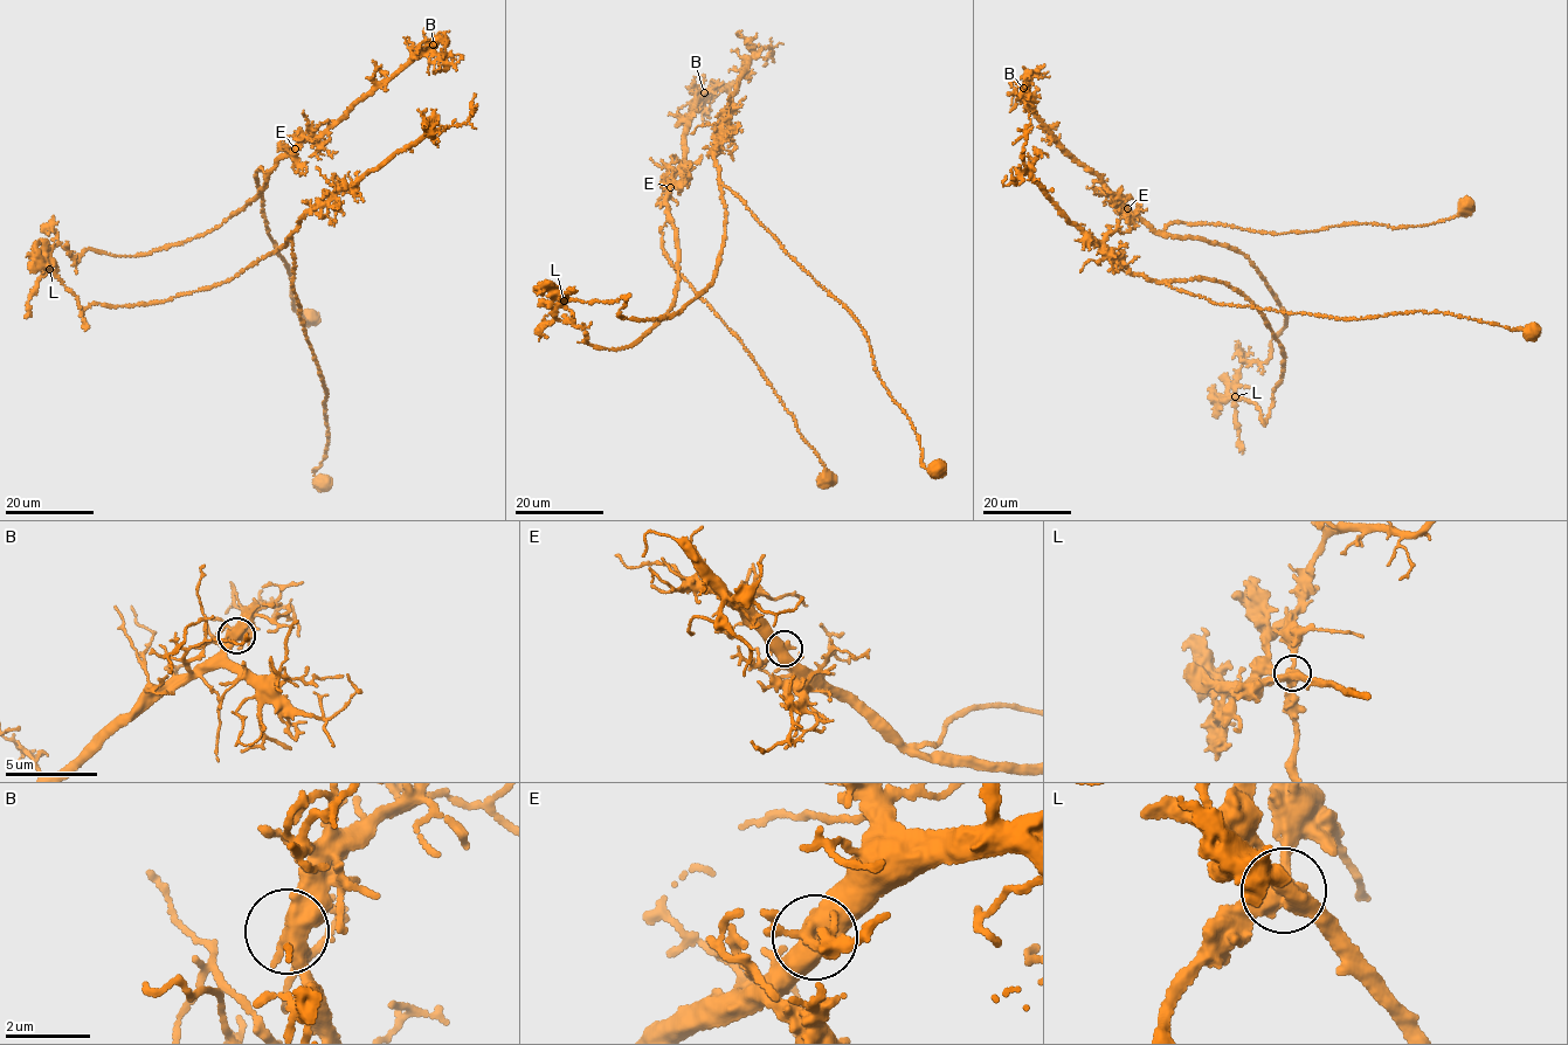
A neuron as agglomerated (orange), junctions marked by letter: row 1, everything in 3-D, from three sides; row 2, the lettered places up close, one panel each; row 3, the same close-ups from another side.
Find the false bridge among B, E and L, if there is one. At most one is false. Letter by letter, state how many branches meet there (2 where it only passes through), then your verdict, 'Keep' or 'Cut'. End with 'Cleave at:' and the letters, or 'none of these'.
B: Branches: 4. Keep
E: Branches: 4. Keep
L: Branches: 4. Cut
Cleave at: L

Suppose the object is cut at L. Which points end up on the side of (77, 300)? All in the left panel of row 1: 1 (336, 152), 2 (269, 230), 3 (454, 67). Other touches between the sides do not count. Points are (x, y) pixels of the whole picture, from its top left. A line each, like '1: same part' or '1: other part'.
1: other part
2: other part
3: other part

